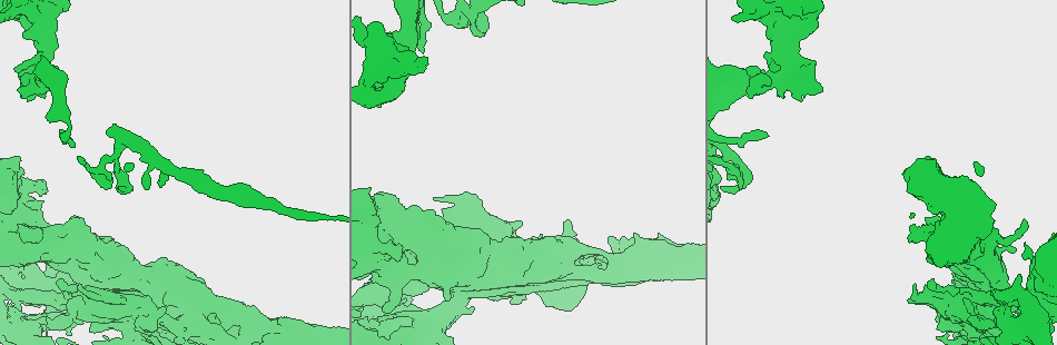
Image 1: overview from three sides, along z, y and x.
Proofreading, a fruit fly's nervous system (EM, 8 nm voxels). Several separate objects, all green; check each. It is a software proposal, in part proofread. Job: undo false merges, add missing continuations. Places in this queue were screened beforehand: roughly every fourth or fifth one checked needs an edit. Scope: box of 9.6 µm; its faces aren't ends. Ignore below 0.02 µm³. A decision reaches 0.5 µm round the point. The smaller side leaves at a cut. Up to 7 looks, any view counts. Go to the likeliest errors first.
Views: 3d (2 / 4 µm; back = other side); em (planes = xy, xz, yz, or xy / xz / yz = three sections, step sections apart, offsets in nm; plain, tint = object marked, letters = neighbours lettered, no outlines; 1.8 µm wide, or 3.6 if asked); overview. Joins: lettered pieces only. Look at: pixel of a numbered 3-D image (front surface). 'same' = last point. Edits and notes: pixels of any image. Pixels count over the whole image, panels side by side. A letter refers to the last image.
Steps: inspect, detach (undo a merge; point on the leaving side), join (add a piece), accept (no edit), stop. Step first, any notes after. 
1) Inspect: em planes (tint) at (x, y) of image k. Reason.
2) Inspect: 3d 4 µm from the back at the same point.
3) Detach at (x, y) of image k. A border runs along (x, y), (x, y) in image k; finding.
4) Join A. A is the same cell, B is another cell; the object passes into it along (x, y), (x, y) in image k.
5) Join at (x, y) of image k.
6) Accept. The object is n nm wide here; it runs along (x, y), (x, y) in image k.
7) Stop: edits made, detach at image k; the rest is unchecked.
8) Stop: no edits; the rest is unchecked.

Inspect: em xz step 4 (tint) at (396, 54) of image 1. Thick turns thin.

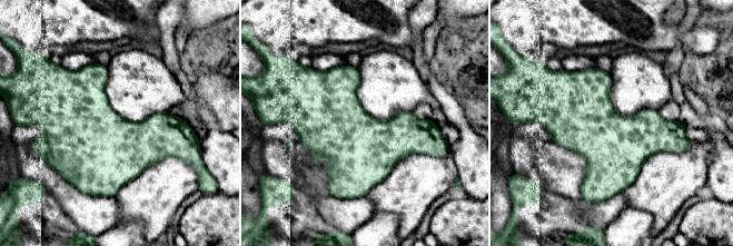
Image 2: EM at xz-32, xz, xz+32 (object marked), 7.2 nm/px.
Inspect: em planes (letters) at the same point.

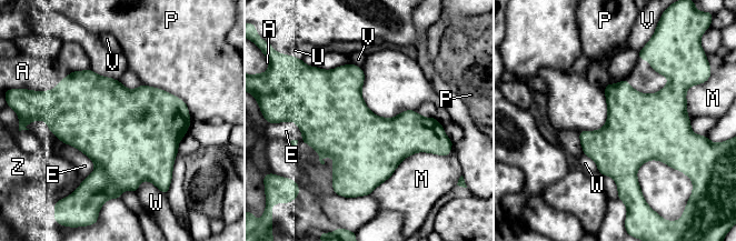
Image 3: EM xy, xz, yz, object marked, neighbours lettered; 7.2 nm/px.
Accept. The longest contact is with M, 600 nm; A, E, M, P, U, V, W and Z are other cells; a border runs along (142, 83), (177, 96), (191, 118) in image 3; continuous, no second cell.

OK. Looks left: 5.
Inspect: em planes (letters) at (43, 190) of image 1. Branch stops here.

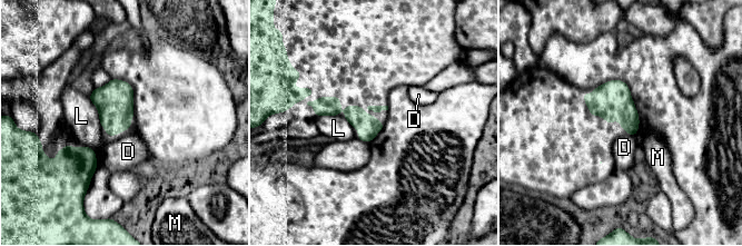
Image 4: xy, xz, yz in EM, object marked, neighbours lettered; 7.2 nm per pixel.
Accept. The object is 160 nm wide here; D, L and M are other cells; it runs along (314, 104), (379, 126) in image 4; none of them fits.

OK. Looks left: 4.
Inspect: em planes (letters) at (977, 258) of image 1. Closes a loop.

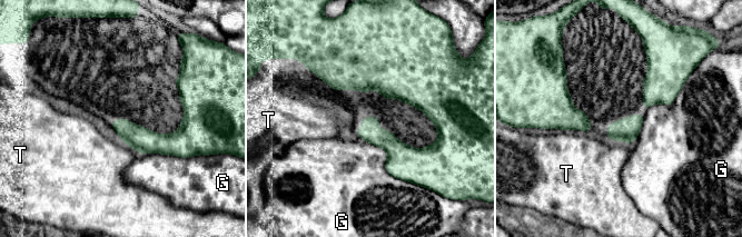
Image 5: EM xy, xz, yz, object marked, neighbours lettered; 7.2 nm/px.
Accept. G and T are other cells; a border runs along (364, 140), (415, 184) in image 5; one cell here.

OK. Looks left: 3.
Stop: no edits; the rest is unchecked.

